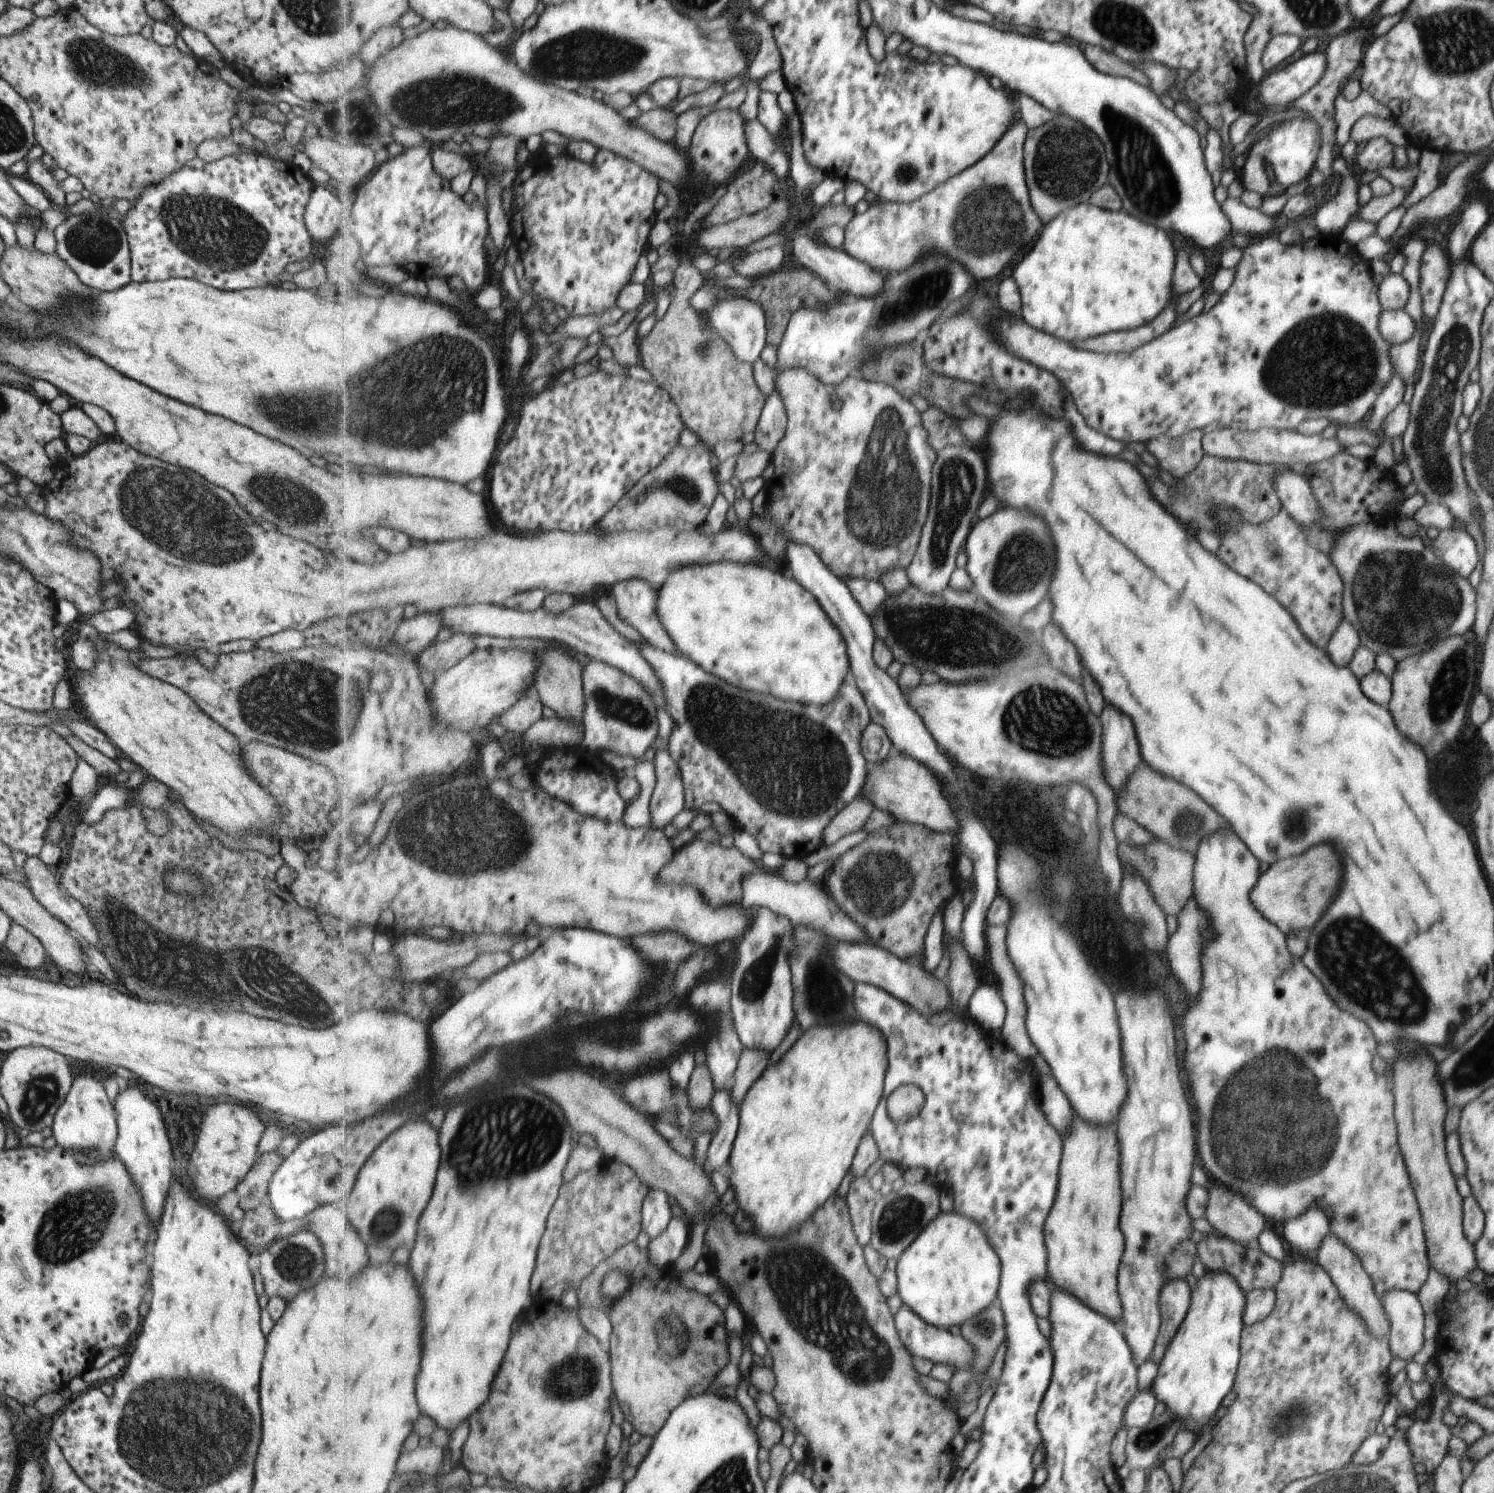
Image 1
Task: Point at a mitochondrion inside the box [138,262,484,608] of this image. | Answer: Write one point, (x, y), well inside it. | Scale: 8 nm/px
(289, 498)

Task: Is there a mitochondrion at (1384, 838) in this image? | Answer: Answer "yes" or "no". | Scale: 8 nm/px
no

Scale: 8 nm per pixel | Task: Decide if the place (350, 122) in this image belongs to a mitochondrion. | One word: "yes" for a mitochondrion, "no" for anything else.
yes

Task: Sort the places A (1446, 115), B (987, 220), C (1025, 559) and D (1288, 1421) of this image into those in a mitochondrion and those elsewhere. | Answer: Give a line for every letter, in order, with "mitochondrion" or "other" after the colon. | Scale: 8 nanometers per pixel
A: other
B: mitochondrion
C: mitochondrion
D: mitochondrion

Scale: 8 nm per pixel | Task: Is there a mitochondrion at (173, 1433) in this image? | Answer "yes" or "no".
yes

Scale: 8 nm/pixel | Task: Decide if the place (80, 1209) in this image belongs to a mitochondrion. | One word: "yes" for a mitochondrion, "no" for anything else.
yes

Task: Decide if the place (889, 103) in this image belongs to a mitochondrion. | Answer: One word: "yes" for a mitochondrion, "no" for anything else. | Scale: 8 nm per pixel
no

